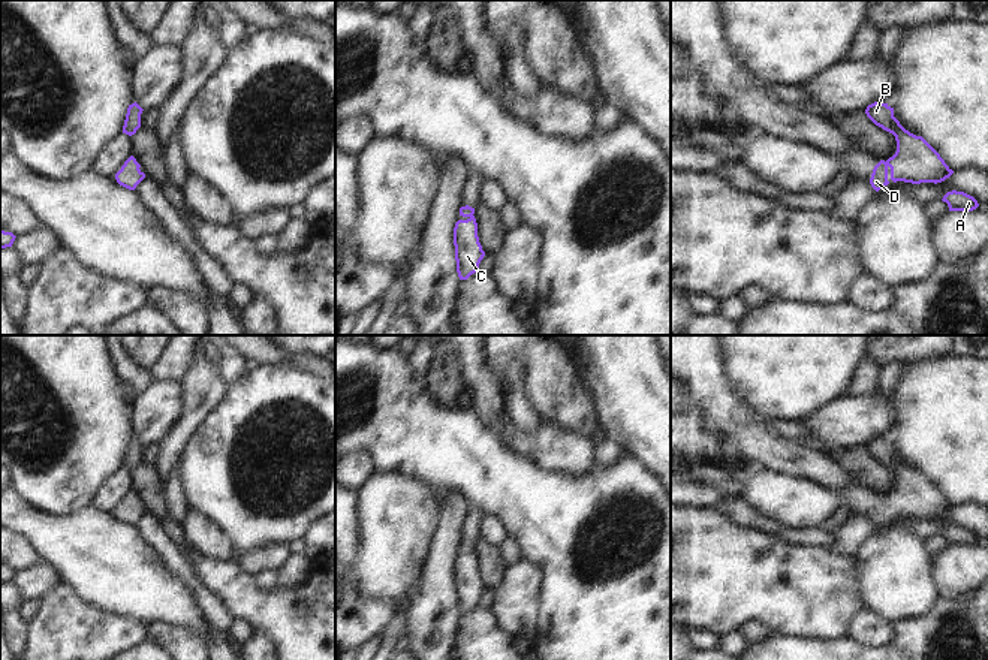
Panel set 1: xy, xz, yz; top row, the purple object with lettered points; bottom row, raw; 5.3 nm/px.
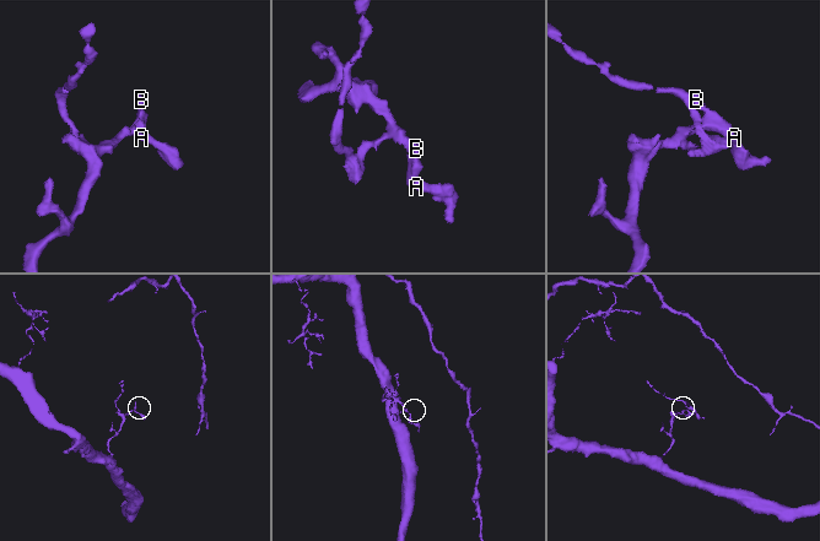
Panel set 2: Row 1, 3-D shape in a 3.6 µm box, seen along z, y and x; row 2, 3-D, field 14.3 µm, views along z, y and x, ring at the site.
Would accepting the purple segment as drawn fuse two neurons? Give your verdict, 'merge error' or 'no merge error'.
no merge error

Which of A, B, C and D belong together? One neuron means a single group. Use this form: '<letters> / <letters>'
A B C D

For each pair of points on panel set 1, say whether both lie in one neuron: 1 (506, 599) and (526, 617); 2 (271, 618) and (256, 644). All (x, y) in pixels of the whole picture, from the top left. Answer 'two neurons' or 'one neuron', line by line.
1: one neuron
2: two neurons

